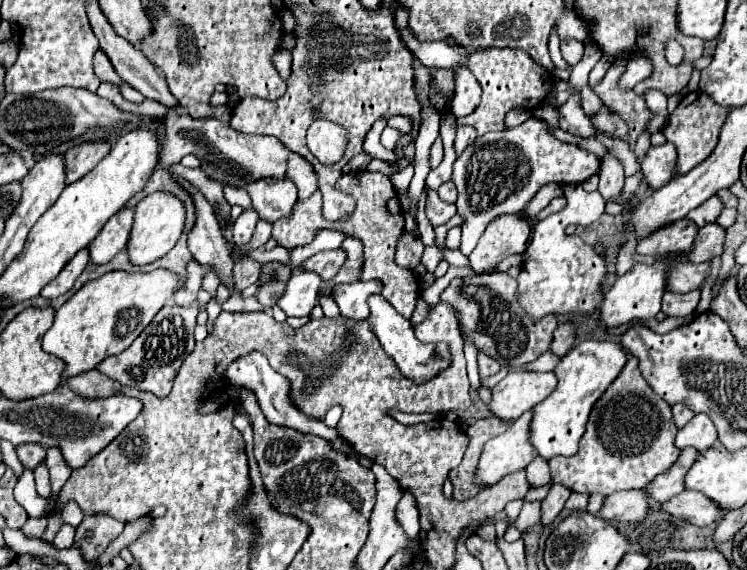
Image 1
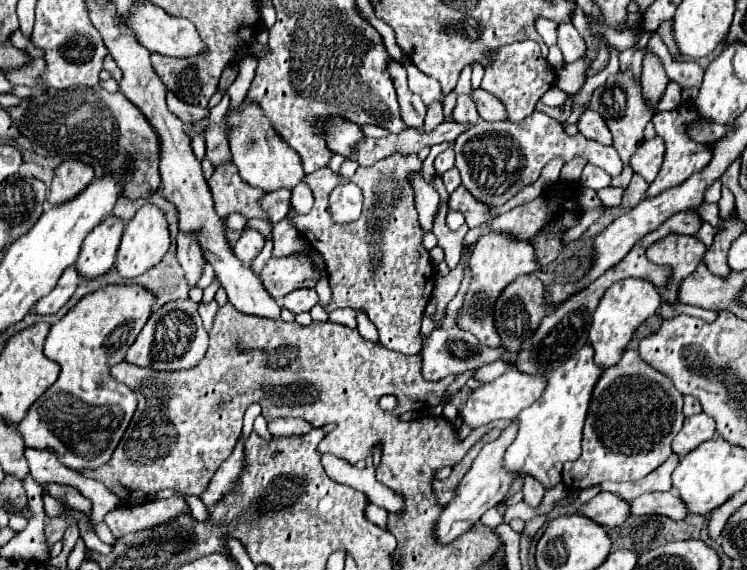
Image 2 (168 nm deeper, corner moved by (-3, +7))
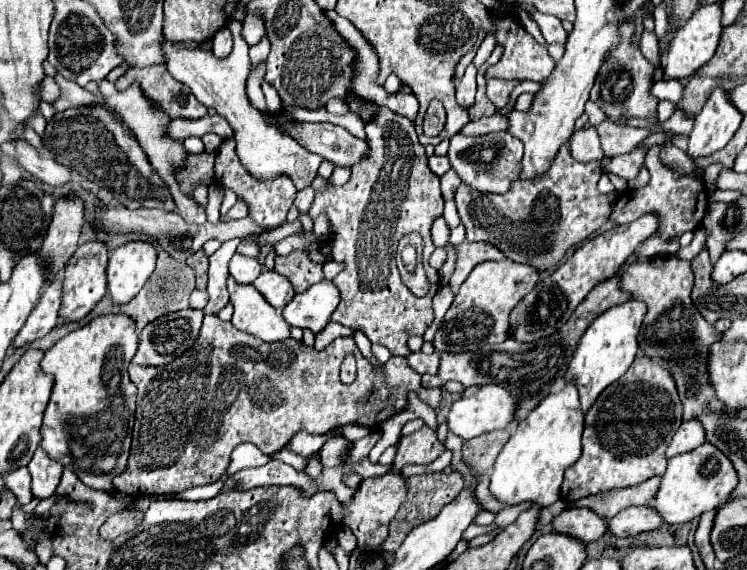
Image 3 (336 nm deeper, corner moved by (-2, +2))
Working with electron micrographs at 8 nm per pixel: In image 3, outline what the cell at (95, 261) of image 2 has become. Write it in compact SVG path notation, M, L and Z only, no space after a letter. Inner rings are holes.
M85 242L75 250L75 254L71 256L63 272L63 296L61 296L57 326L83 320L95 308L95 304L107 294L105 290L107 288L107 280L105 280L107 258L109 258L109 250L105 248L103 242Z

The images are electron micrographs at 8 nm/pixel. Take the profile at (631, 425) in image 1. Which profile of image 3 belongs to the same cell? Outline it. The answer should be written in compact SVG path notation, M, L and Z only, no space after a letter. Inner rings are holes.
M645 356L635 358L631 368L603 390L595 406L587 412L583 454L565 470L561 498L571 504L589 494L627 488L653 476L663 476L667 468L665 448L681 426L681 410L675 382L671 374L667 374L667 368Z

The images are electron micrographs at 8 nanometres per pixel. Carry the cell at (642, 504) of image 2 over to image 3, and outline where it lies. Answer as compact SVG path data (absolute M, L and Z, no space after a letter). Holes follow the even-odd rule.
M629 506L607 522L607 530L617 538L637 536L661 526L663 522L659 522L659 514L655 514L649 506Z

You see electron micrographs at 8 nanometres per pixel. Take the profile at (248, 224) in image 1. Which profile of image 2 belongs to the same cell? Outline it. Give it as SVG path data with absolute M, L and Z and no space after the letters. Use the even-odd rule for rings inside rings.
M246 227L238 239L238 243L234 245L234 253L236 257L246 265L250 267L250 261L262 251L264 247L264 237L260 235L260 231L252 229L252 227Z

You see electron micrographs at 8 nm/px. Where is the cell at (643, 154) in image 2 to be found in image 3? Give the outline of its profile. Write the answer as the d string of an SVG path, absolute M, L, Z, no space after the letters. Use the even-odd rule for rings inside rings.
M637 150L635 154L625 154L625 156L613 156L611 162L607 164L605 172L615 174L625 180L631 180L639 174L643 160L645 160L645 150Z

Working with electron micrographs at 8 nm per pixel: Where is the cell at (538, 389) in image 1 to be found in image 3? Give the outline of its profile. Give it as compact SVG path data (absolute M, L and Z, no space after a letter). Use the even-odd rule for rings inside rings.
M487 384L487 386L481 386L473 396L453 402L449 414L445 416L445 422L447 422L449 432L453 432L455 436L463 440L471 440L471 438L481 436L483 432L505 428L507 424L515 420L513 414L515 414L515 398L511 398L511 394L503 390L503 386Z

